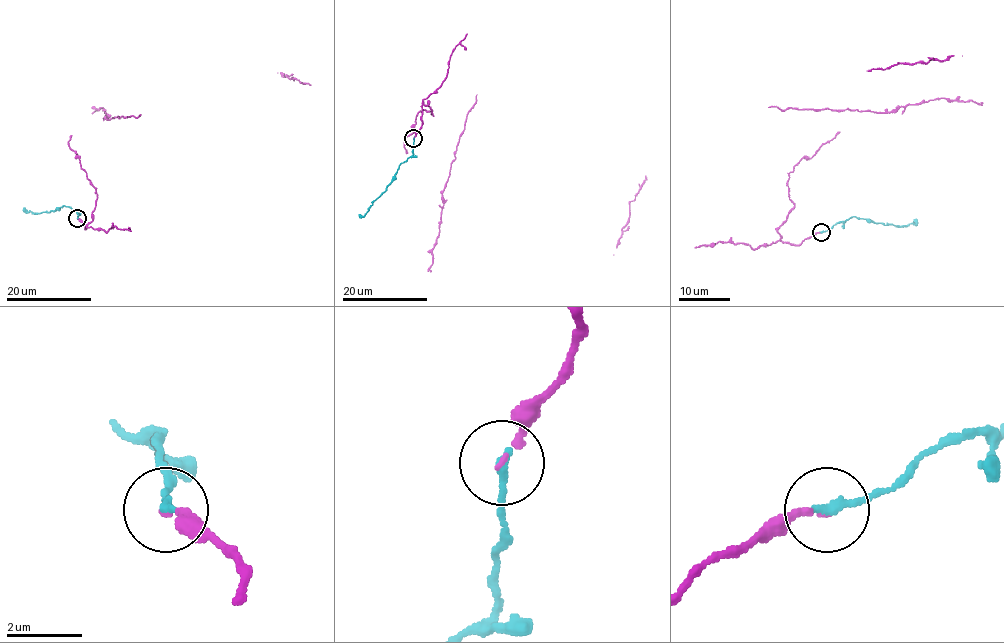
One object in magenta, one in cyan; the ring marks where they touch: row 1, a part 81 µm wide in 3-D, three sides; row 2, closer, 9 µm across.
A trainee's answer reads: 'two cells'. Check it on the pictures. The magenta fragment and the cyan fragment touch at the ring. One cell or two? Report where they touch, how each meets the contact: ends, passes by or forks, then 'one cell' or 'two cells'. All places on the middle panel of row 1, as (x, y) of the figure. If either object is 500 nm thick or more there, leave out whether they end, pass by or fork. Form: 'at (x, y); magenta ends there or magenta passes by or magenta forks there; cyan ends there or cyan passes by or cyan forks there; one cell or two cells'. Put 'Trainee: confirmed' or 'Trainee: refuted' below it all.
at (413, 138); magenta ends there; cyan ends there; one cell
Trainee: refuted

